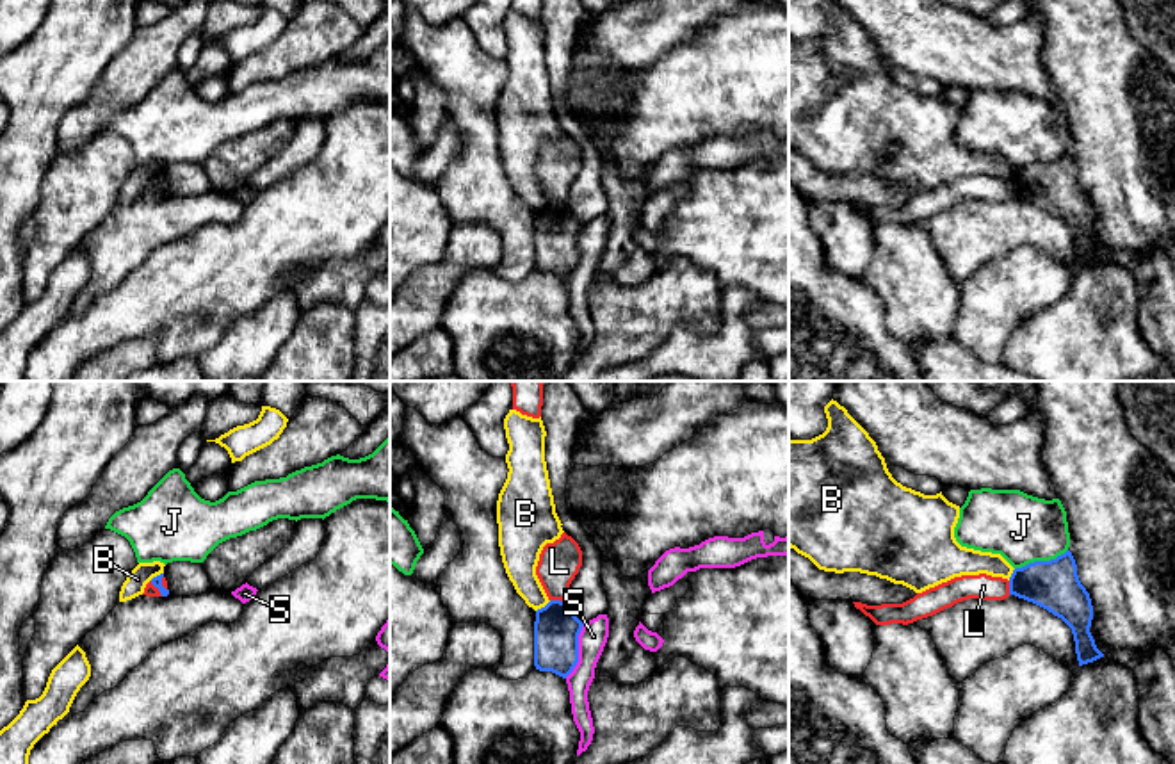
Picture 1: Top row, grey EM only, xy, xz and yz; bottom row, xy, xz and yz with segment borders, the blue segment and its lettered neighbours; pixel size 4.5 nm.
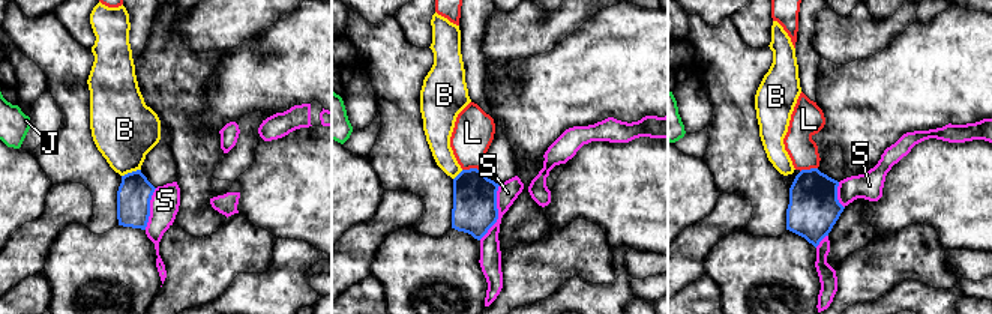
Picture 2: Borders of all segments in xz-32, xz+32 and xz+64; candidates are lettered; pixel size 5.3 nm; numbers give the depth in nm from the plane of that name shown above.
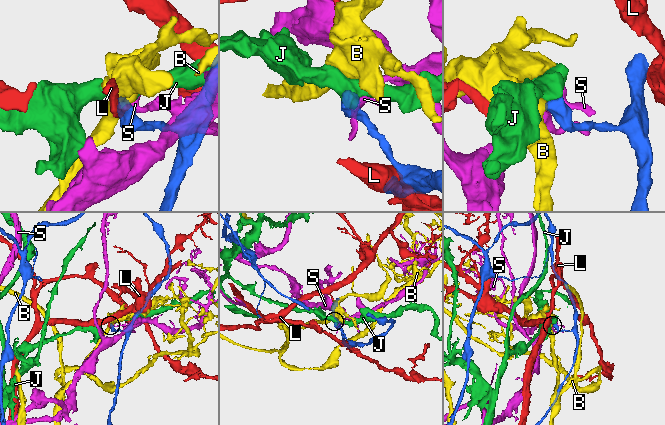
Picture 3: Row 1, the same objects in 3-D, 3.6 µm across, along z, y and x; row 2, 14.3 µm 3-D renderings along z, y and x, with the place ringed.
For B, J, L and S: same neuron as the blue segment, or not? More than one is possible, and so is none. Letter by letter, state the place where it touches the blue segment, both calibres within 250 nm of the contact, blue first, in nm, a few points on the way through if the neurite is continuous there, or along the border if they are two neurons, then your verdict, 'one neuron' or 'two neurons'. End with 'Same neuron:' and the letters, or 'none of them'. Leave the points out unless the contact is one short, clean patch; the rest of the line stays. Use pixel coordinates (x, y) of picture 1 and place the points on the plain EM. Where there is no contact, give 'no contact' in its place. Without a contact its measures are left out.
B: xz (545, 207) | 200/160 nm | along xz (551, 202), (536, 212) | two neurons
J: yz (1040, 162) | 220/300 nm | two neurons
L: xz (558, 202) | 200/190 nm | along xz (551, 200), (563, 203) | two neurons
S: xz (577, 251) | 200/130 nm | along xz (584, 225), (579, 235), (579, 262), (565, 278) | two neurons
Same neuron: none of them

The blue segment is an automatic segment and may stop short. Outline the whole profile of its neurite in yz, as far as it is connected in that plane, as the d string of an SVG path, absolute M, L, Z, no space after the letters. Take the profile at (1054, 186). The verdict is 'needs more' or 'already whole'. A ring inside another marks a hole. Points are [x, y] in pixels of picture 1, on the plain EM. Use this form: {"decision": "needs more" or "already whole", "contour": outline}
{"decision": "already whole", "contour": "M1070 151L1050 162L1015 169L1009 196L1047 210L1072 230L1079 267L1104 258L1090 233L1093 207Z"}

